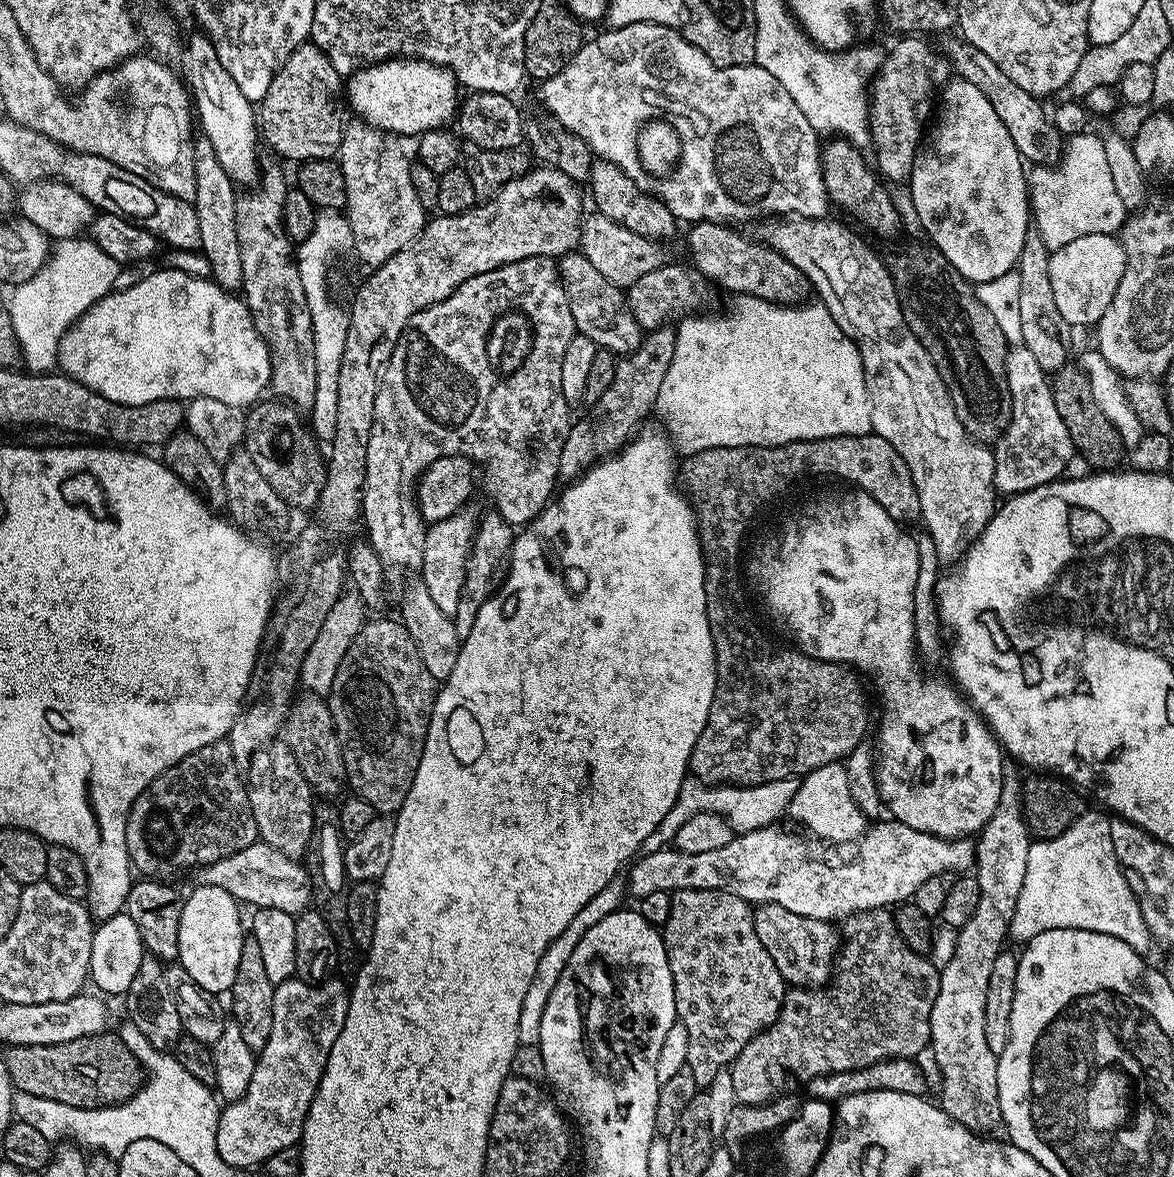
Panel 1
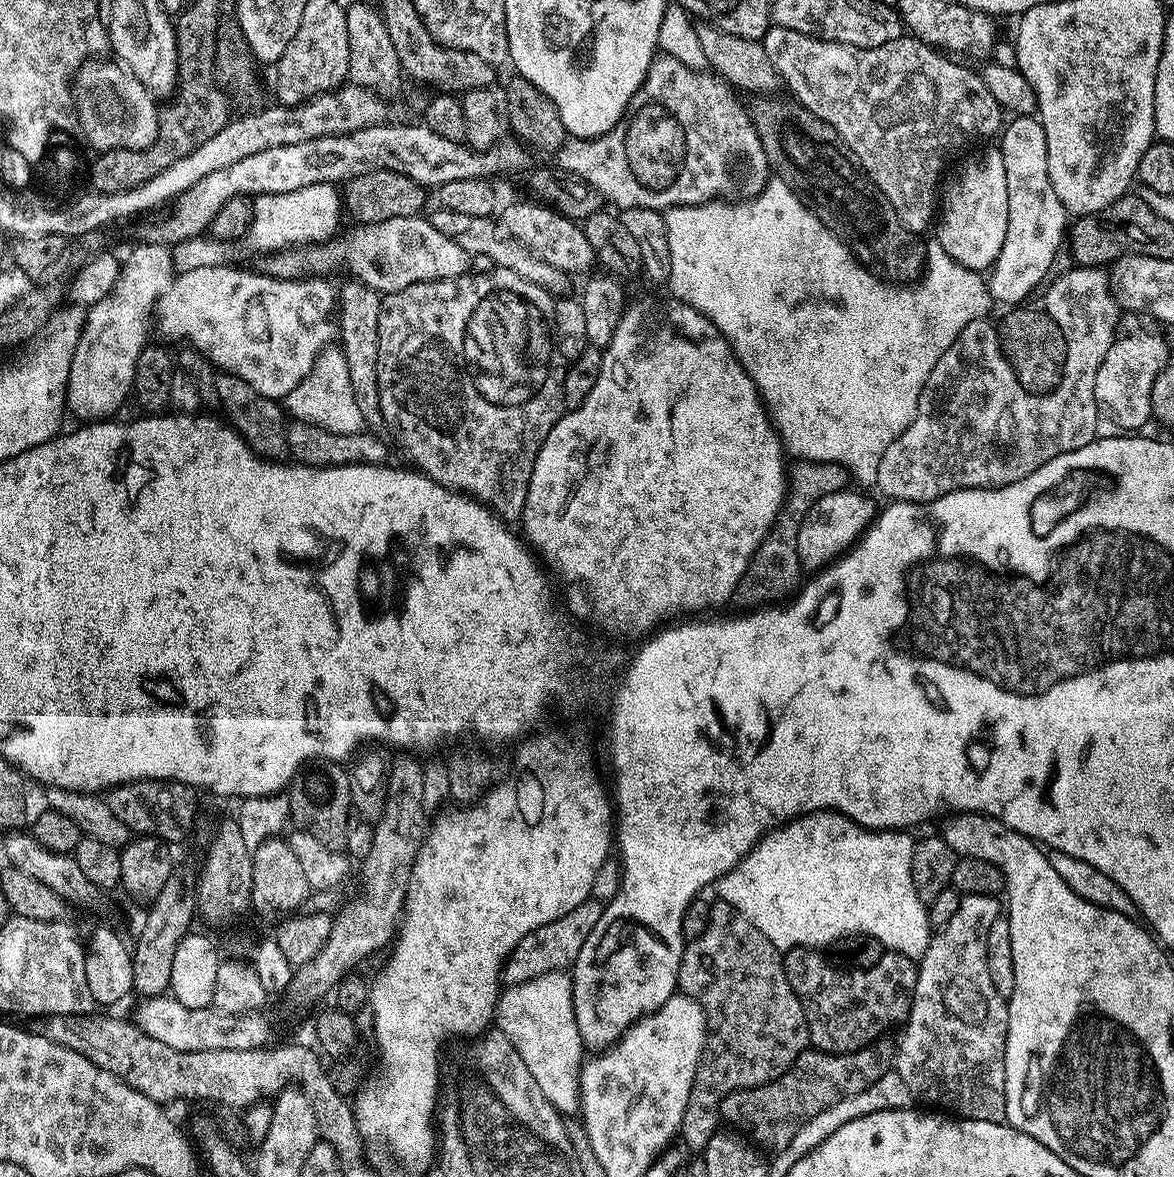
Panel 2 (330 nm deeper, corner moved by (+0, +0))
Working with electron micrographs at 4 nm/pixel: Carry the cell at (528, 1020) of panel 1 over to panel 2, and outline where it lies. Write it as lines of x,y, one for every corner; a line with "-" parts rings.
567,971
542,974
538,978
530,978
530,982
505,987
496,1005
494,1024
499,1031
506,1034
506,1038
510,1038
514,1050
518,1050
518,1054
522,1054
522,1062
526,1062
526,1070
530,1070
530,1074
534,1074
534,1082
538,1082
538,1086
542,1086
542,1094
546,1094
546,1098
555,1108
563,1107
562,1094
566,1090
566,1076
568,1075
570,1075
572,1101
579,1101
580,1070
586,1060
586,1055
584,1056
586,1045
580,1039
576,1011
572,1001
572,978

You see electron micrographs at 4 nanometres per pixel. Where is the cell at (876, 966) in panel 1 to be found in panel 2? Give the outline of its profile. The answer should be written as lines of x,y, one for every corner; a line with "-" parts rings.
875,1047
862,1048
858,1052
822,1052
805,1050
783,1074
769,1084
757,1088
743,1088
732,1092
720,1103
720,1115
725,1125
743,1134
753,1144
775,1154
797,1139
792,1127
803,1125
809,1118
821,1115
829,1109
857,1096
868,1089
882,1073
880,1056

